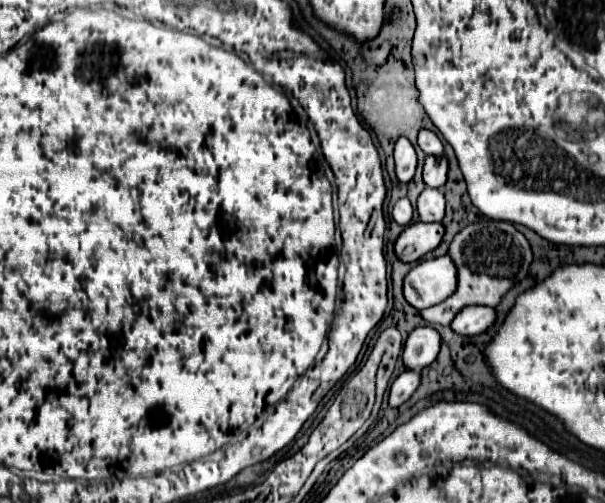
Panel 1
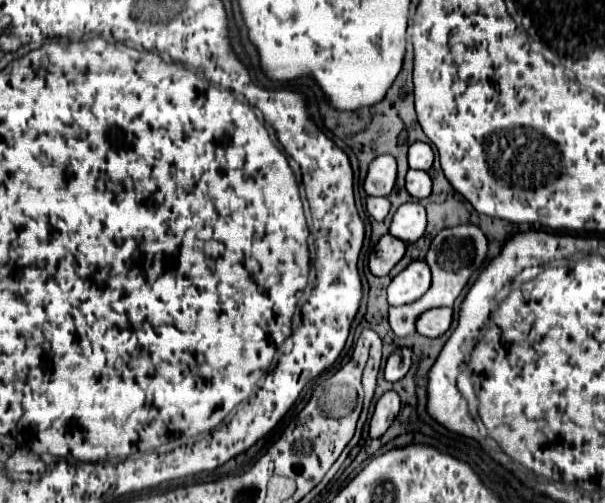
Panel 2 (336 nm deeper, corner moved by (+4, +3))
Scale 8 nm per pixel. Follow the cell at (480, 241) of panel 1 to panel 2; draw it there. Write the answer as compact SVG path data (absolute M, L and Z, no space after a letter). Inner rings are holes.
M462 224L456 228L440 230L432 238L432 246L426 254L426 262L432 270L432 286L420 300L406 304L406 306L390 308L390 326L392 326L394 334L400 338L414 334L416 332L416 318L420 318L420 314L424 310L438 308L438 306L454 306L456 298L460 296L464 286L470 282L470 276L486 266L486 260L488 260L486 248L488 248L488 238L474 224Z

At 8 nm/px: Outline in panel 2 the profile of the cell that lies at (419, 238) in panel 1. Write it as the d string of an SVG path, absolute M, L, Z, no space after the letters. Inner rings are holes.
M384 234L368 258L370 272L374 276L388 276L388 272L400 262L404 252L406 242L400 242L400 238L392 238L392 234Z

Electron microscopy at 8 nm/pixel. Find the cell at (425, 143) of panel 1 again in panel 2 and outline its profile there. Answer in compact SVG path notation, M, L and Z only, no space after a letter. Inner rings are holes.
M414 142L408 152L408 164L416 170L430 170L434 162L434 152L426 142Z

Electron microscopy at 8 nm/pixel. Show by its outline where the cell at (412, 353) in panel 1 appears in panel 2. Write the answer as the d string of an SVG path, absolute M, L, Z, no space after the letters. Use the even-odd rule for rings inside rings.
M402 346L390 354L384 368L384 378L390 382L398 382L408 374L410 366L412 366L412 350L408 346Z

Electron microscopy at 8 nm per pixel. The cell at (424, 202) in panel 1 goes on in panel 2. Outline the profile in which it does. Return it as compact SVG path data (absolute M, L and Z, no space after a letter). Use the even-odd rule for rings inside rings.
M412 200L396 210L388 232L410 244L416 242L420 236L424 236L424 230L426 230L426 208L420 202Z

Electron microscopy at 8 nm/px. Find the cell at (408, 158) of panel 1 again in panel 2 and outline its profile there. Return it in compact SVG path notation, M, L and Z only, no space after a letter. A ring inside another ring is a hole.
M378 156L366 174L364 190L368 196L388 196L396 182L396 158Z

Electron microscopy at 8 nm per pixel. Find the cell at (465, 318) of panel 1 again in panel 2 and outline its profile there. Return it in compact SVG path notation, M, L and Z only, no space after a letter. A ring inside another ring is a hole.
M432 308L426 310L418 320L416 320L416 328L422 336L428 338L438 338L444 332L448 332L450 324L452 324L452 308Z

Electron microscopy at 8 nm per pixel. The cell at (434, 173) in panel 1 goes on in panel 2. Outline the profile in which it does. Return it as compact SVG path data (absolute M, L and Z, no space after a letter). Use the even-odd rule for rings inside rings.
M408 170L408 174L406 174L406 190L418 200L430 196L430 192L432 192L430 174L424 172L424 170Z

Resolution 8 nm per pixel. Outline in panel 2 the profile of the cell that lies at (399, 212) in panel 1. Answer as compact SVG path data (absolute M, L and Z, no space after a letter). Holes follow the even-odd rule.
M368 198L366 208L368 208L368 214L374 220L382 222L388 216L388 212L390 212L390 200L388 198Z

